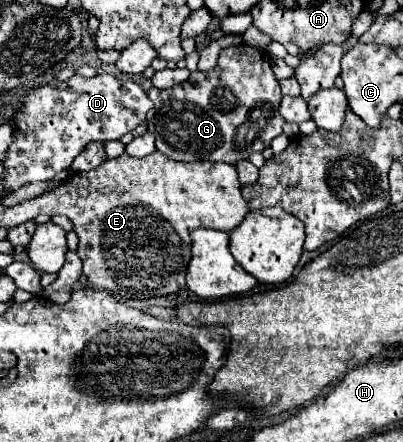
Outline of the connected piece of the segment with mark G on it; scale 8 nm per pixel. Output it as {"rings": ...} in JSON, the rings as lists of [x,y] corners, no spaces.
{"rings":[[[231,45],[221,51],[219,61],[213,71],[201,73],[195,71],[191,77],[171,89],[151,89],[149,99],[155,103],[155,109],[147,115],[149,131],[155,133],[157,151],[177,161],[225,161],[237,165],[243,159],[249,159],[251,153],[261,153],[265,147],[271,147],[271,139],[283,133],[285,119],[279,115],[281,87],[273,75],[269,53],[263,49],[245,49],[243,45]]]}

